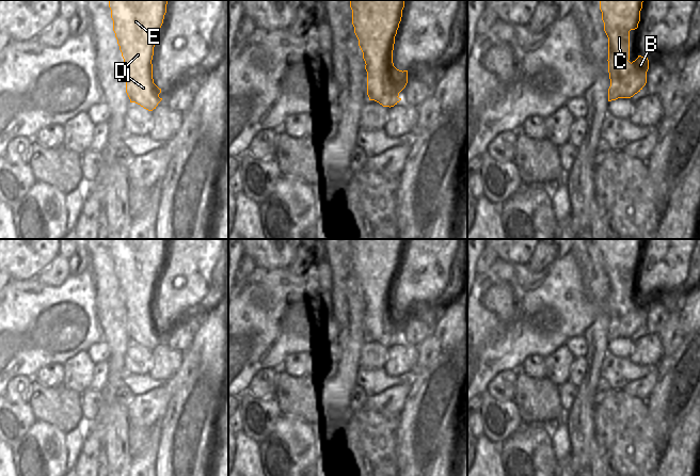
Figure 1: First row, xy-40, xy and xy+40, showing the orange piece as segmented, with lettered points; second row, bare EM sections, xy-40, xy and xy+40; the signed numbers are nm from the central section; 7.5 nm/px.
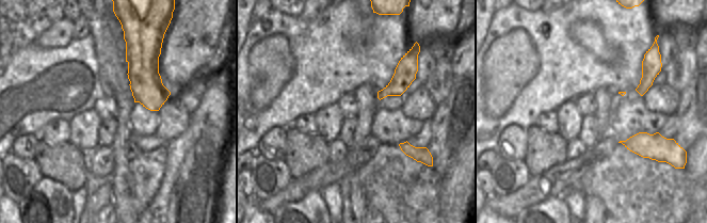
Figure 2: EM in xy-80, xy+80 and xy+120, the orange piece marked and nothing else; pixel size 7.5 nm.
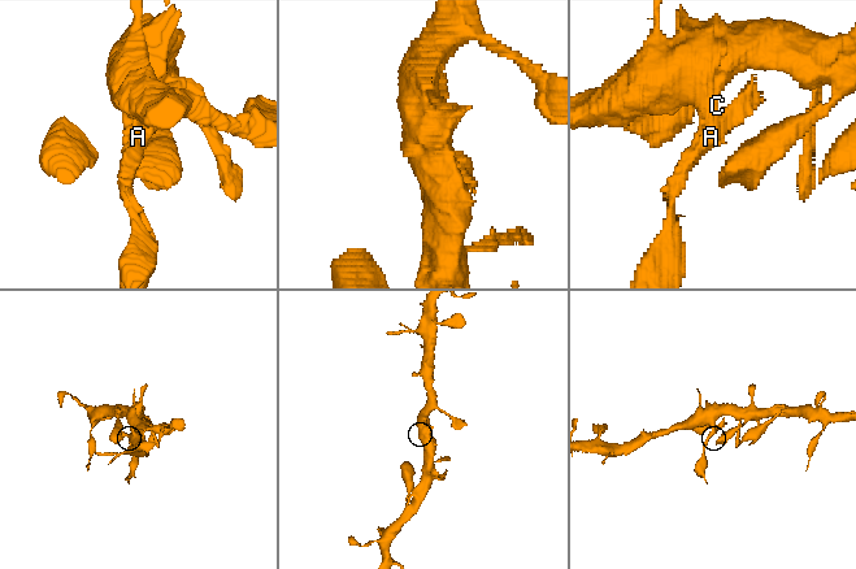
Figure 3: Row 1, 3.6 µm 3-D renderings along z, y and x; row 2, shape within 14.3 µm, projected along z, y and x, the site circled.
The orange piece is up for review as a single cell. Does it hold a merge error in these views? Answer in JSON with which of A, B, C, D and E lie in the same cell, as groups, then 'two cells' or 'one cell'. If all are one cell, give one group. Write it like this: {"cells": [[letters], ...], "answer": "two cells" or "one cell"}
{"cells": [["A", "B"], ["C", "D", "E"]], "answer": "two cells"}

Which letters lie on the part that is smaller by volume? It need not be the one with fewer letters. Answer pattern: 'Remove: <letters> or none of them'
Remove: A, B

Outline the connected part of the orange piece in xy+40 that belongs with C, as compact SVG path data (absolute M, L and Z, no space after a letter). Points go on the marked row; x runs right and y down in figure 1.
M600 0L600 10L604 22L604 31L608 37L608 73L614 73L618 79L621 74L614 66L622 66L630 60L630 31L638 28L643 0Z

